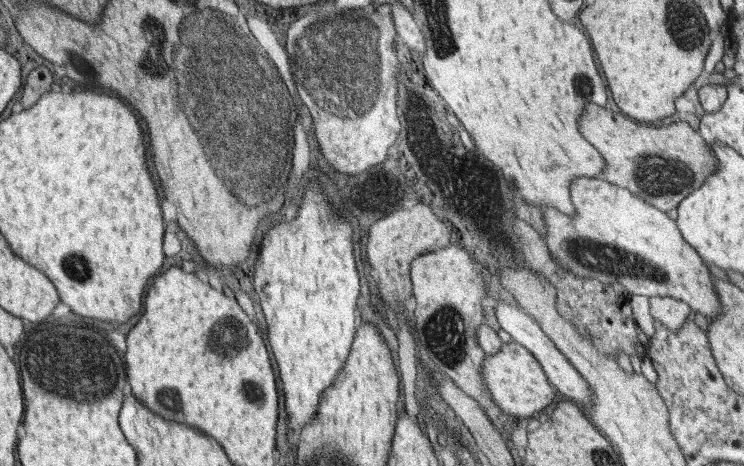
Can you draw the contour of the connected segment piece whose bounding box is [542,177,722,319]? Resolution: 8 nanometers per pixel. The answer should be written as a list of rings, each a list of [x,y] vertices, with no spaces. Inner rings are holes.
[[[576,178],[571,186],[571,198],[576,214],[564,214],[554,206],[542,208],[547,229],[544,242],[556,264],[578,277],[596,279],[602,283],[620,283],[626,295],[670,296],[685,302],[693,311],[711,319],[722,314],[720,297],[714,289],[712,273],[698,251],[684,240],[677,222],[653,204],[637,197],[621,186],[612,186],[605,178]]]

